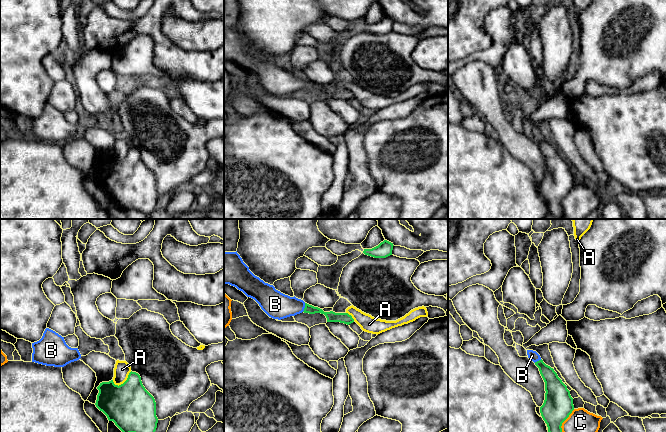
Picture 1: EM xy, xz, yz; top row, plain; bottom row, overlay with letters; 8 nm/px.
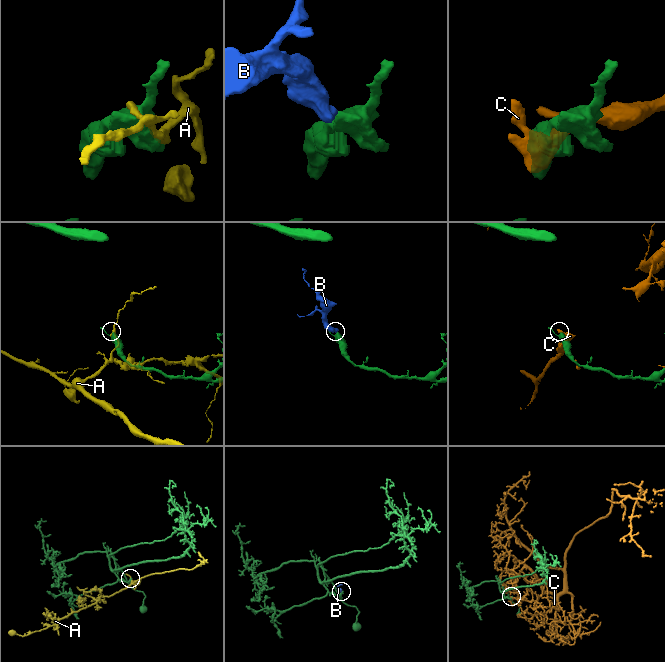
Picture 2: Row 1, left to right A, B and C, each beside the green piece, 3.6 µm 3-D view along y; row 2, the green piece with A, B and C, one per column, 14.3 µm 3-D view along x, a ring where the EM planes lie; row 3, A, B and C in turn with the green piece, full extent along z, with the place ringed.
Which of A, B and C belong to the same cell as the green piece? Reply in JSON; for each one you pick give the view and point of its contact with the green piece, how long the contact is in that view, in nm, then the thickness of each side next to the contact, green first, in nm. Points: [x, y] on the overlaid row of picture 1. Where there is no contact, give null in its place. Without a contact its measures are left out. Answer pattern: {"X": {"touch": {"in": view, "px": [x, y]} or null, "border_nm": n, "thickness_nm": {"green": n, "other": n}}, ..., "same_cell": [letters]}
{"B": {"touch": {"in": "xz", "px": [305, 307]}, "border_nm": 80, "thickness_nm": {"green": 90, "other": 220}}, "same_cell": ["B"]}

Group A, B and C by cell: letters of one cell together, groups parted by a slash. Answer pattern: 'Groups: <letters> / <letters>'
Groups: A / B / C

